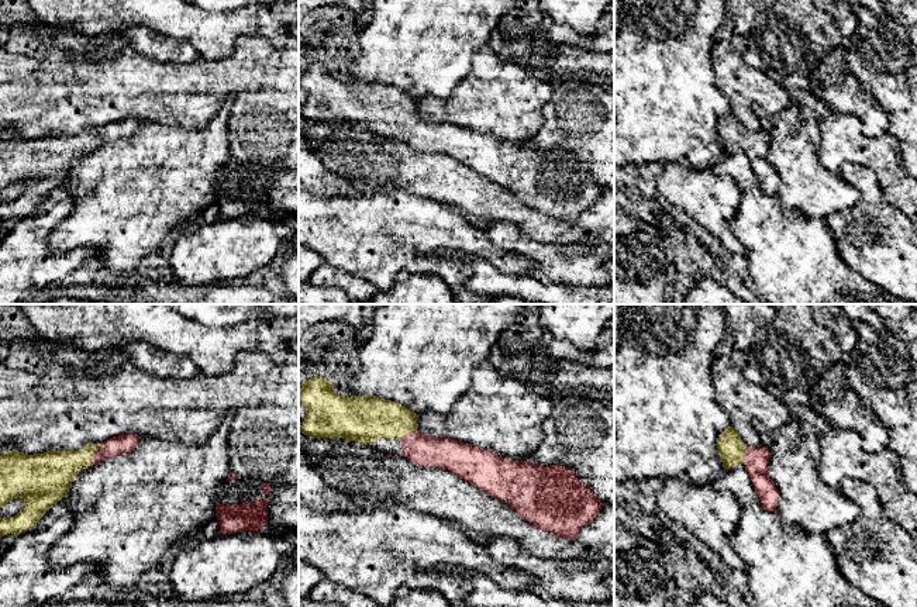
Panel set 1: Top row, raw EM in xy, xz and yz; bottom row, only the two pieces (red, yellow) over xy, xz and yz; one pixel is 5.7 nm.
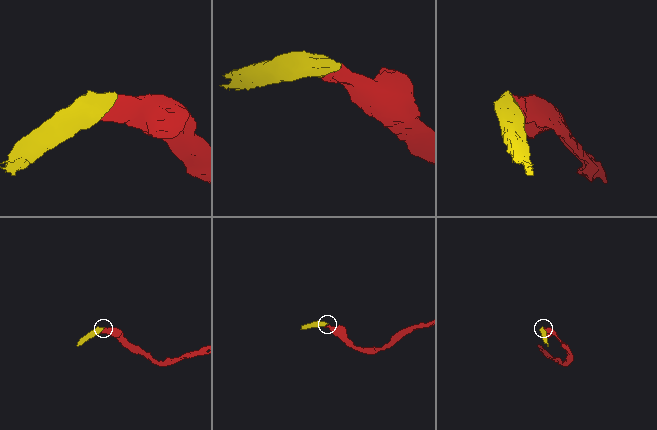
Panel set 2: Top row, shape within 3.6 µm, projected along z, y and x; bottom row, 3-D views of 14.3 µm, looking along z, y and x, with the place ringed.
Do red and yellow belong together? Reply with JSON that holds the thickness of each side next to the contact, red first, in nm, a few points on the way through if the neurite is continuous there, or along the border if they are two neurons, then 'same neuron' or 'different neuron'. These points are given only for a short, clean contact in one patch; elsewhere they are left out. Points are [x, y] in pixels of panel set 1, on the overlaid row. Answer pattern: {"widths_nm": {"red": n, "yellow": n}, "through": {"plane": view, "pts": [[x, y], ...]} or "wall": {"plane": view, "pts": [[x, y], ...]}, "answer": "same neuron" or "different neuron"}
{"widths_nm": {"red": 110, "yellow": 260}, "through": {"plane": "xy", "pts": [[121, 444], [92, 457], [69, 462], [52, 472]]}, "answer": "same neuron"}

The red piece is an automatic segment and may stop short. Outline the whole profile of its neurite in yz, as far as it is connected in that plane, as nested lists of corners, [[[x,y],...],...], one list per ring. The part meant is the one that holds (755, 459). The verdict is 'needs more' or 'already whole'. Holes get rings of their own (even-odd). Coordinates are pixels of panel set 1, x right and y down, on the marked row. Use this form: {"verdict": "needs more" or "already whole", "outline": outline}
{"verdict": "needs more", "outline": [[[728,427],[717,438],[717,452],[721,458],[724,470],[741,463],[745,465],[763,508],[775,511],[779,493],[766,472],[771,459],[769,449],[763,445],[756,448],[747,446],[737,431]]]}

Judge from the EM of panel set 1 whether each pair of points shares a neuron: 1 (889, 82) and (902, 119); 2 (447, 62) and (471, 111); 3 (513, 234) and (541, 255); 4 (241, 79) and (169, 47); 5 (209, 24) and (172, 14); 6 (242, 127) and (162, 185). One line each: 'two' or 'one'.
1: one
2: two
3: one
4: two
5: one
6: two

